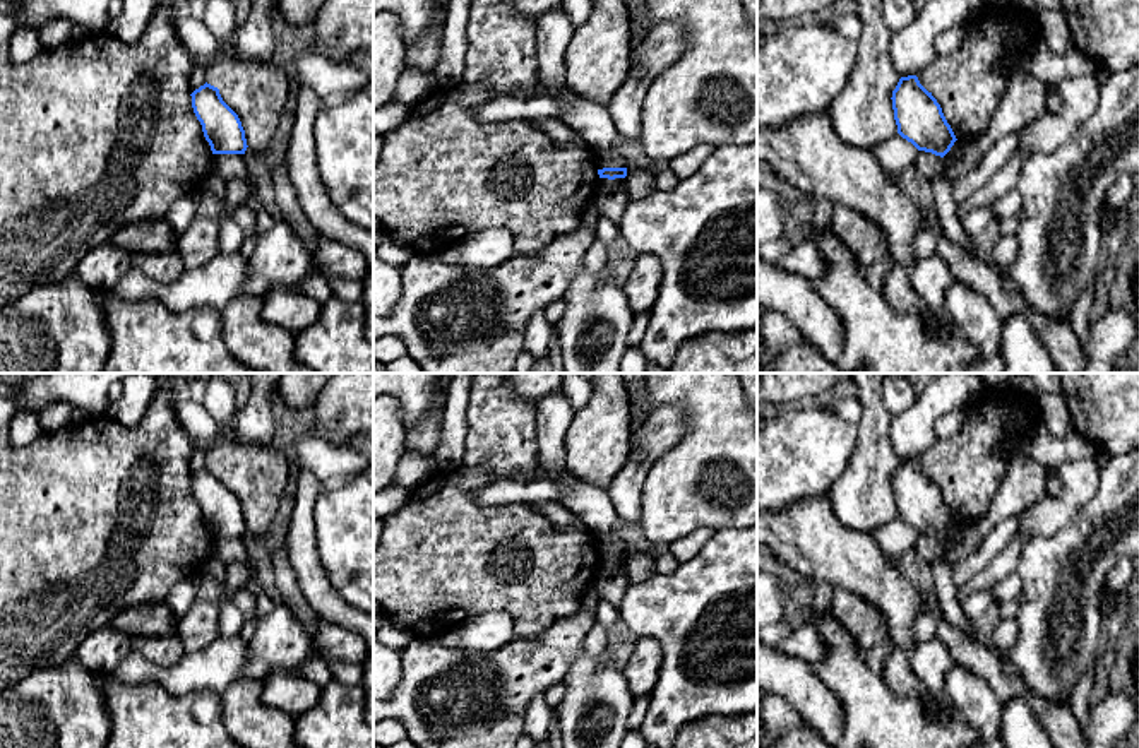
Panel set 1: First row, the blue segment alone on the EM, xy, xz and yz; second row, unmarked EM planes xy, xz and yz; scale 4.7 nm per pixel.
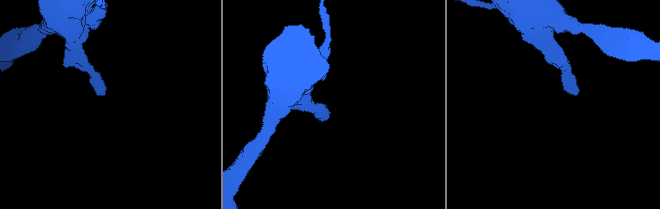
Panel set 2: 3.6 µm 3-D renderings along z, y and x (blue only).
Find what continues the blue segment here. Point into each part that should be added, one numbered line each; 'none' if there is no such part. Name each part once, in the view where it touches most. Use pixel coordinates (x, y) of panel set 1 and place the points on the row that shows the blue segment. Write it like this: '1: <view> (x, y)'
none

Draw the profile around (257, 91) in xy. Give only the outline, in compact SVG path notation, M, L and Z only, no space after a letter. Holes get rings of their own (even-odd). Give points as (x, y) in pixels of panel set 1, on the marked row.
M226 58L206 60L206 82L218 87L223 101L238 115L250 151L262 151L272 139L288 101L289 77L272 62Z

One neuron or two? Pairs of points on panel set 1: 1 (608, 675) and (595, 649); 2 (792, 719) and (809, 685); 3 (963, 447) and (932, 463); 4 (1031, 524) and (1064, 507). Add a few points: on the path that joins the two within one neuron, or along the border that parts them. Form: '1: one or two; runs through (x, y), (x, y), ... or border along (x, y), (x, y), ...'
1: two; border along (607, 646), (596, 656), (590, 656), (584, 651)
2: two; border along (775, 692), (804, 721)
3: one; runs through (956, 454), (949, 461), (939, 461)
4: one; runs through (1040, 519), (1055, 512)

